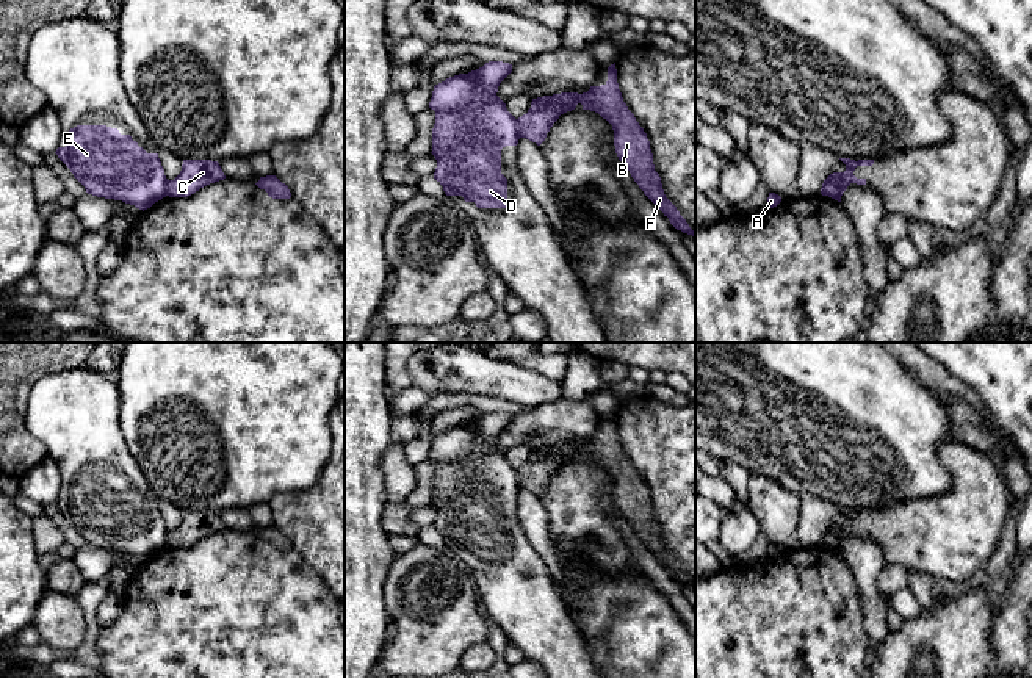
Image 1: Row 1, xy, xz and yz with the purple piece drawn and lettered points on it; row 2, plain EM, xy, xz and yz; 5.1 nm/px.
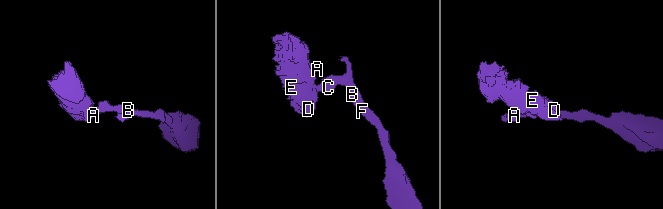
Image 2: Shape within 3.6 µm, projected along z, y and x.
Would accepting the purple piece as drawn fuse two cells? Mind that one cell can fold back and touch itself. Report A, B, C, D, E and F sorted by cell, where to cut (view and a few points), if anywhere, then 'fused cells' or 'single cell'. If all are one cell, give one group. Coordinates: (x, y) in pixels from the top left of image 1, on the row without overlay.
groups A D E / B C F; cut xz (516, 470), (520, 487); fused cells

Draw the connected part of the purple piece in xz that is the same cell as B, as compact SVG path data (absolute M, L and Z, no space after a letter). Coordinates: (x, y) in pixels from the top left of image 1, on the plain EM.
M615 413L608 418L608 432L601 437L590 437L587 443L561 443L532 449L528 463L517 470L520 489L540 496L559 467L575 460L578 454L583 456L583 460L598 463L612 476L615 504L634 532L677 581L695 587L695 582L664 545L647 484L628 460L619 440Z

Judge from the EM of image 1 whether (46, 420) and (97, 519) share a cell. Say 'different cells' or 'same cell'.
same cell

